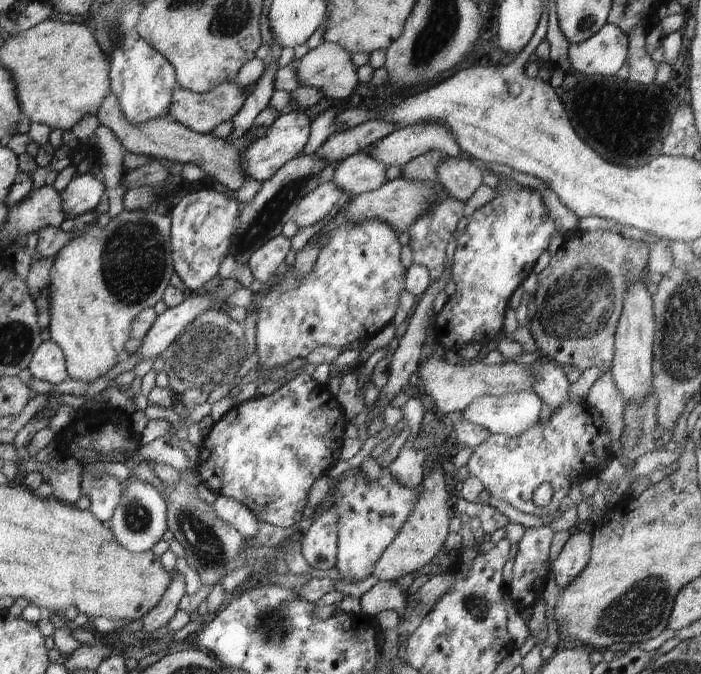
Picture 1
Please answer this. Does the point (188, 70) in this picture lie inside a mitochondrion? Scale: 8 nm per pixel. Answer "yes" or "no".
no

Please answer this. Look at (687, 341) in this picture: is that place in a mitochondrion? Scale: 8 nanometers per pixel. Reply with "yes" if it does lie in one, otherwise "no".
yes

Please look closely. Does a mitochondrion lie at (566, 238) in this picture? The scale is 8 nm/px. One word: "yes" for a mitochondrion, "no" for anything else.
no

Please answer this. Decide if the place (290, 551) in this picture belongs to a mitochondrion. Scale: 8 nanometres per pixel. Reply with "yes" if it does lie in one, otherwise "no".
no

